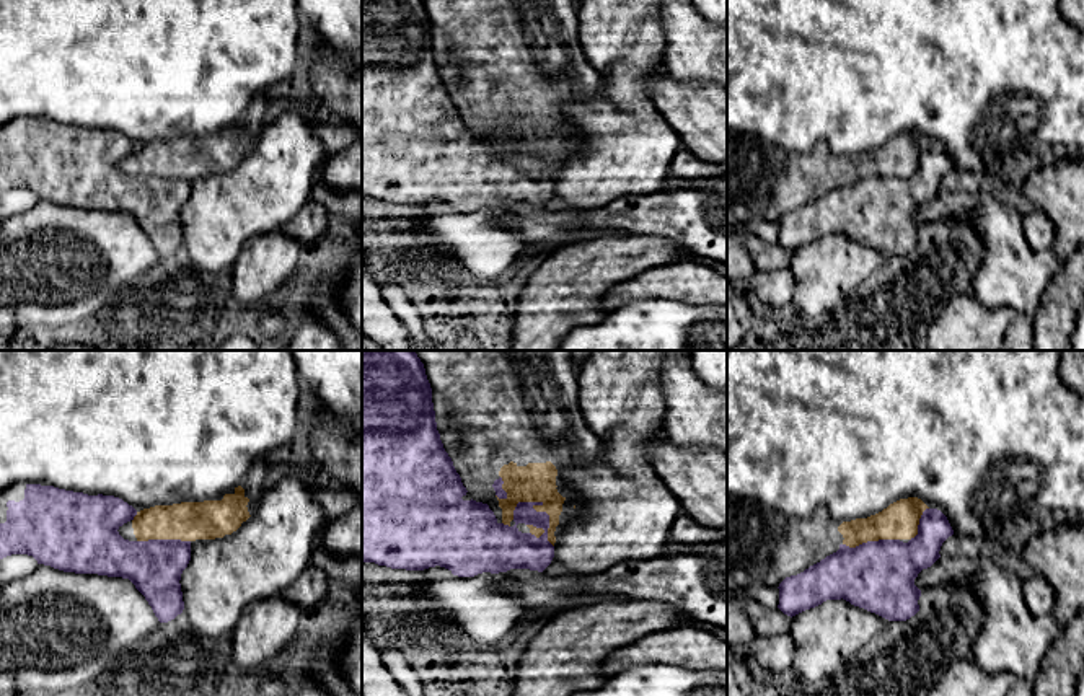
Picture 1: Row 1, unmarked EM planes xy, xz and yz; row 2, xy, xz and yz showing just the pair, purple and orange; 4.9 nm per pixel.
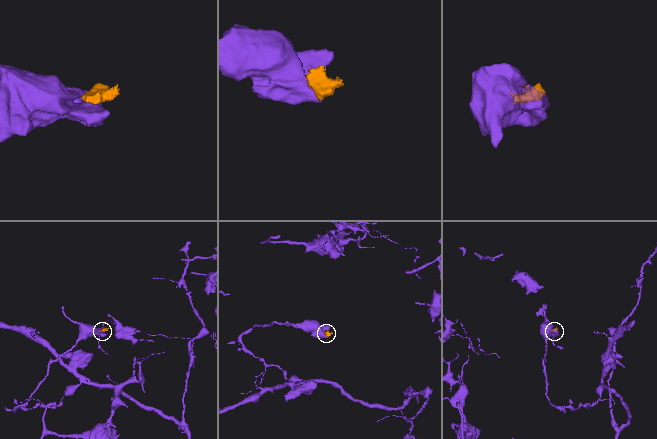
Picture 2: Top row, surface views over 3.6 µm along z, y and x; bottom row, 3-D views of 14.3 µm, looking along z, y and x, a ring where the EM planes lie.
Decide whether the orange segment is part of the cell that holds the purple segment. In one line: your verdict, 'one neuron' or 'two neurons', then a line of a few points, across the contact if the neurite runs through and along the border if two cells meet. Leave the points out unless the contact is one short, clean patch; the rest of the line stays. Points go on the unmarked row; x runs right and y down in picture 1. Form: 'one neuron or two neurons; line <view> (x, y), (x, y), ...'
two neurons

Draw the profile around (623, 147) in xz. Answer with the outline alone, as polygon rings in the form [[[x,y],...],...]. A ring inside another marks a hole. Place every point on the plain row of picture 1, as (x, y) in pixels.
[[[582,0],[577,7],[579,41],[590,65],[601,77],[598,96],[579,96],[556,101],[567,119],[571,132],[564,135],[554,171],[554,192],[564,205],[575,212],[595,210],[615,199],[646,196],[663,191],[663,181],[683,148],[681,137],[665,121],[649,96],[649,80],[663,73],[665,33],[662,24],[663,0]]]

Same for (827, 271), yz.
[[[826,235],[792,251],[795,277],[792,303],[805,315],[831,311],[892,256],[846,235]]]

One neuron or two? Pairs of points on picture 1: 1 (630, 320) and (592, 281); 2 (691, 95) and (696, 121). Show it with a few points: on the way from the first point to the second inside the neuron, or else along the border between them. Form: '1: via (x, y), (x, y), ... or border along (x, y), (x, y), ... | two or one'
1: border along (608, 313), (595, 323), (572, 328) | two
2: via (691, 101), (696, 114) | one

